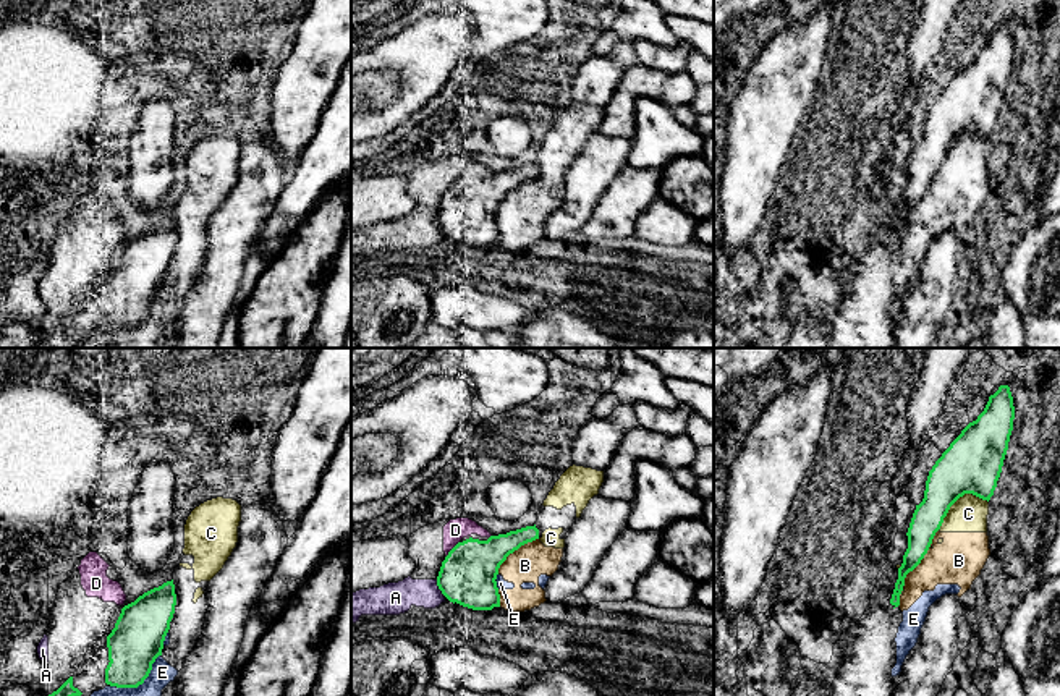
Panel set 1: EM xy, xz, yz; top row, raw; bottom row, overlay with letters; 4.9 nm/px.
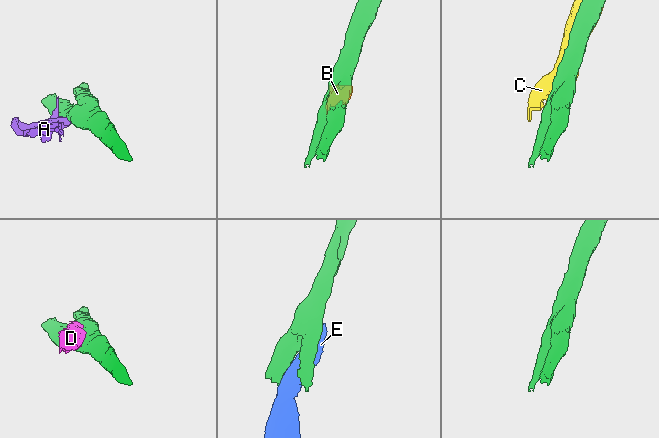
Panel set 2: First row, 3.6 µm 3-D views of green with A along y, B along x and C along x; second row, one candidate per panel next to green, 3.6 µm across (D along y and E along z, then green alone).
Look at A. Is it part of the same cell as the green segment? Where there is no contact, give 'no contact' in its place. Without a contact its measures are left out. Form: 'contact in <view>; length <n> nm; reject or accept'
contact in xz; length 90 nm; reject

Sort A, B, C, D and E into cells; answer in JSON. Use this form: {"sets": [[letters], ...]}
{"sets": [["A", "D"], ["B", "C", "E"]]}

